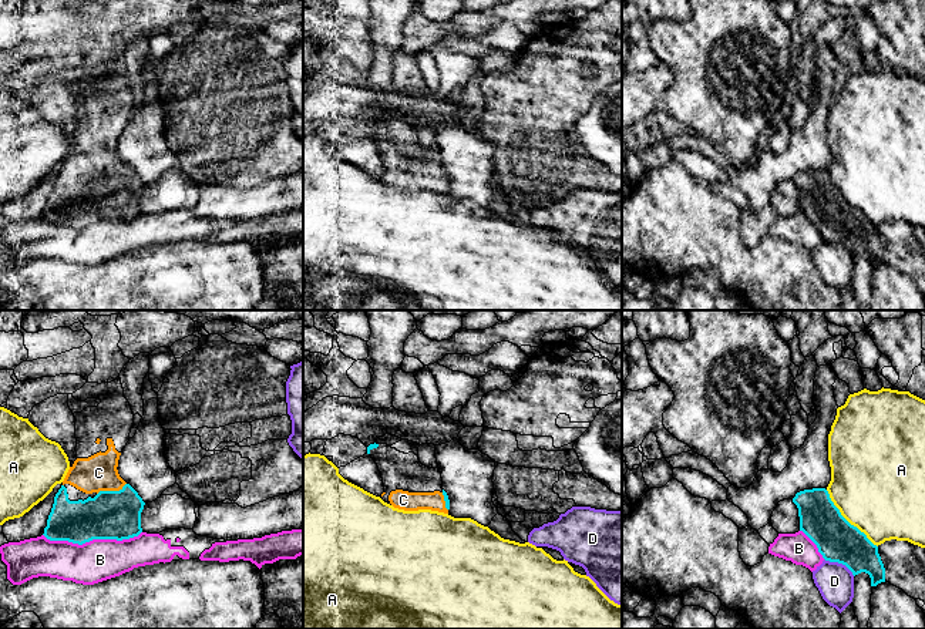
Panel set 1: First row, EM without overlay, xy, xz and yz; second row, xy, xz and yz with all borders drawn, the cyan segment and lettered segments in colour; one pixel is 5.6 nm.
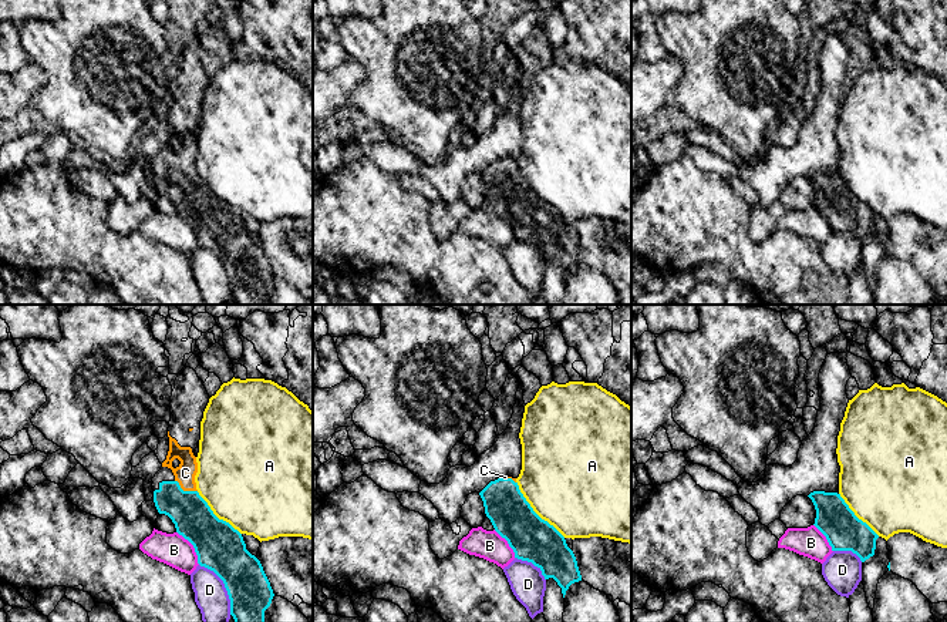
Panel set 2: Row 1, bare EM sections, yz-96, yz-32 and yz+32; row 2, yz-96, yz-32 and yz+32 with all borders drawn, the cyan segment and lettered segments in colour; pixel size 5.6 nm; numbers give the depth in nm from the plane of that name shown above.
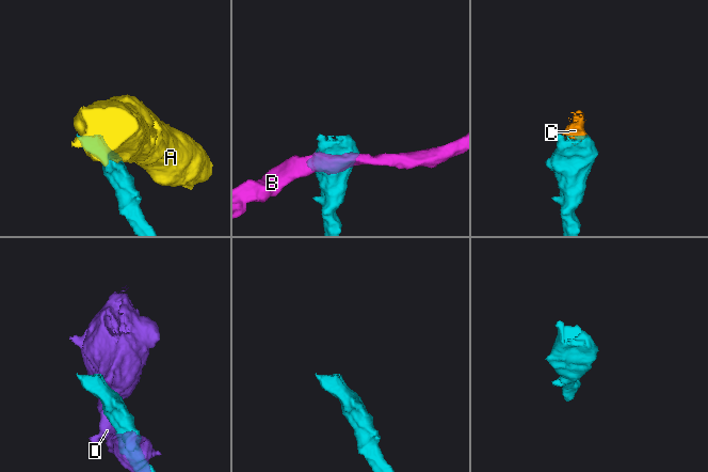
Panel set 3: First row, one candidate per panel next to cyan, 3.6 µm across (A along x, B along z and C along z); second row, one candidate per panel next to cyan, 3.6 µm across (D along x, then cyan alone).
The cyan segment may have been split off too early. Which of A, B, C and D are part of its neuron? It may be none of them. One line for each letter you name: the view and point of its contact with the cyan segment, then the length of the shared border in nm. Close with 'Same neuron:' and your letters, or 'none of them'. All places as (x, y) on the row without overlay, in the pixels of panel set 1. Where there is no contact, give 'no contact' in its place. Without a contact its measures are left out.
C: contact xy (111, 172); length 180 nm
Same neuron: C

